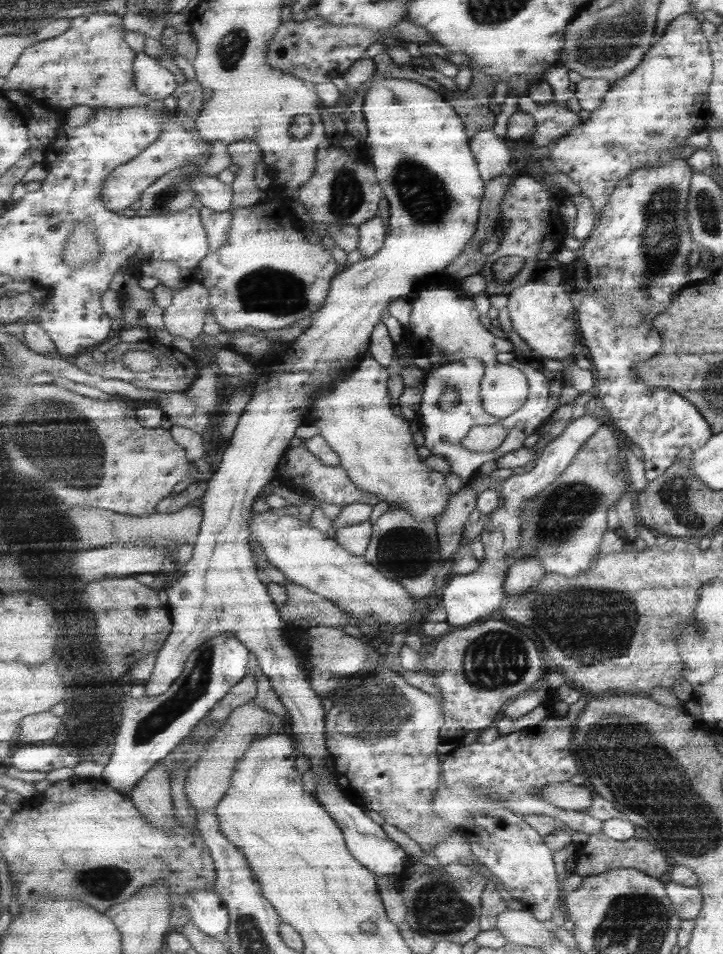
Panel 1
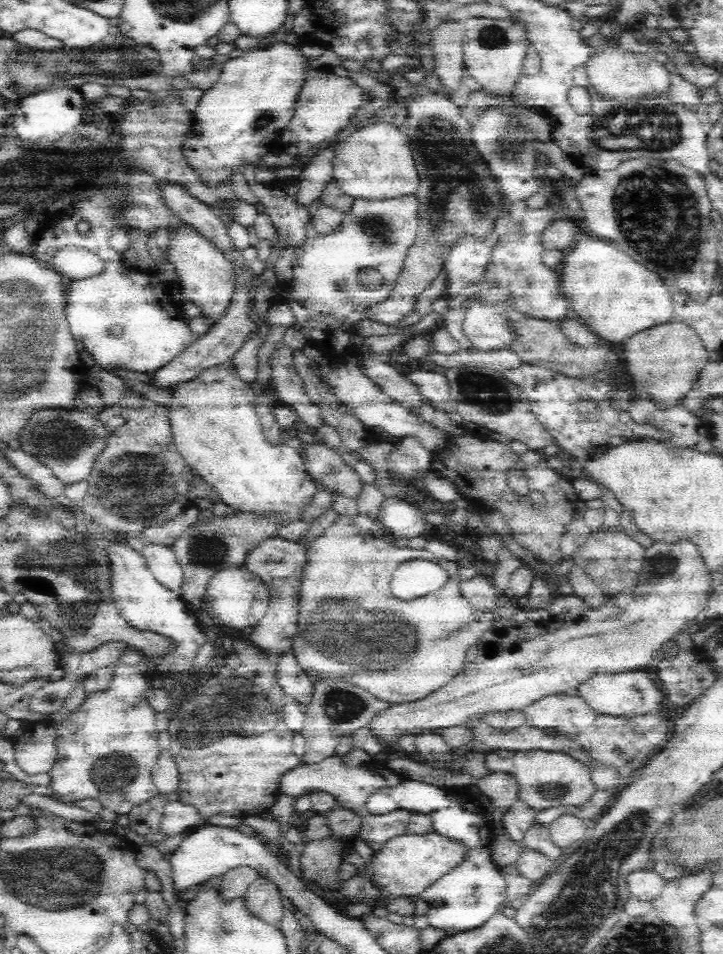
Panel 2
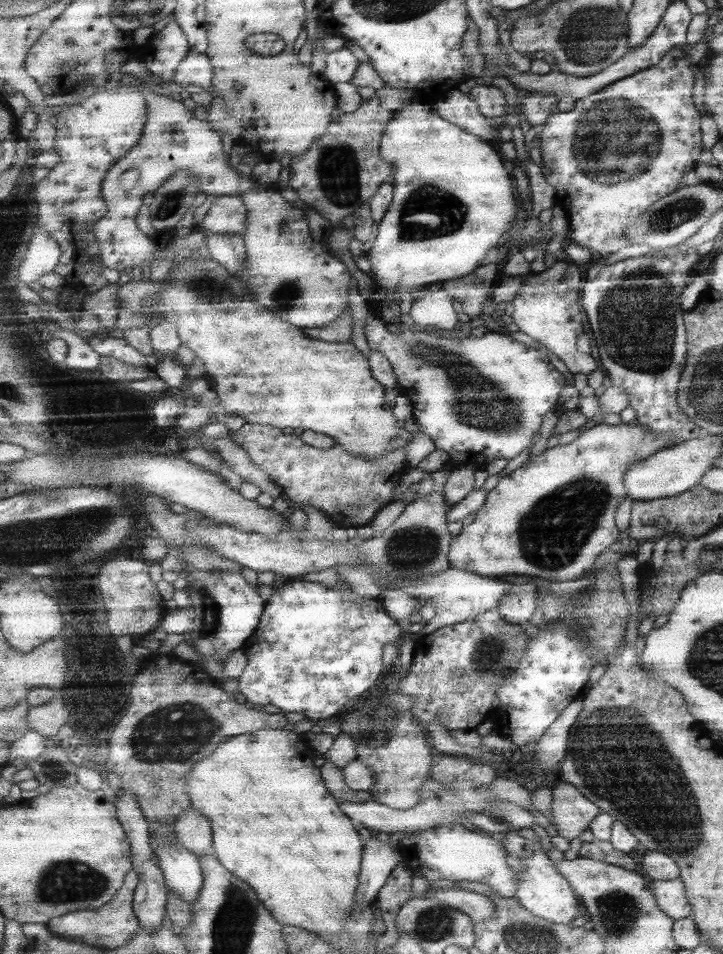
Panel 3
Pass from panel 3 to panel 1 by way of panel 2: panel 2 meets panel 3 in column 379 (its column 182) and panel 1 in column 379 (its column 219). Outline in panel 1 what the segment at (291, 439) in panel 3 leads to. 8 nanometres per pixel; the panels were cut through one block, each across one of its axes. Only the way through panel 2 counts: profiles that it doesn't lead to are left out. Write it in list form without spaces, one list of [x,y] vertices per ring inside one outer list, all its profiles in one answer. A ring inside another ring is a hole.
[[[297,446],[297,448],[289,448],[283,456],[283,462],[279,466],[277,476],[273,478],[277,480],[281,486],[297,492],[297,494],[309,494],[315,502],[325,502],[325,504],[337,504],[341,508],[349,506],[349,504],[357,504],[357,502],[365,502],[365,504],[377,504],[381,500],[379,494],[367,492],[363,488],[359,488],[349,472],[343,466],[327,466],[321,458],[315,458],[315,454],[311,454],[307,450],[307,446]]]

